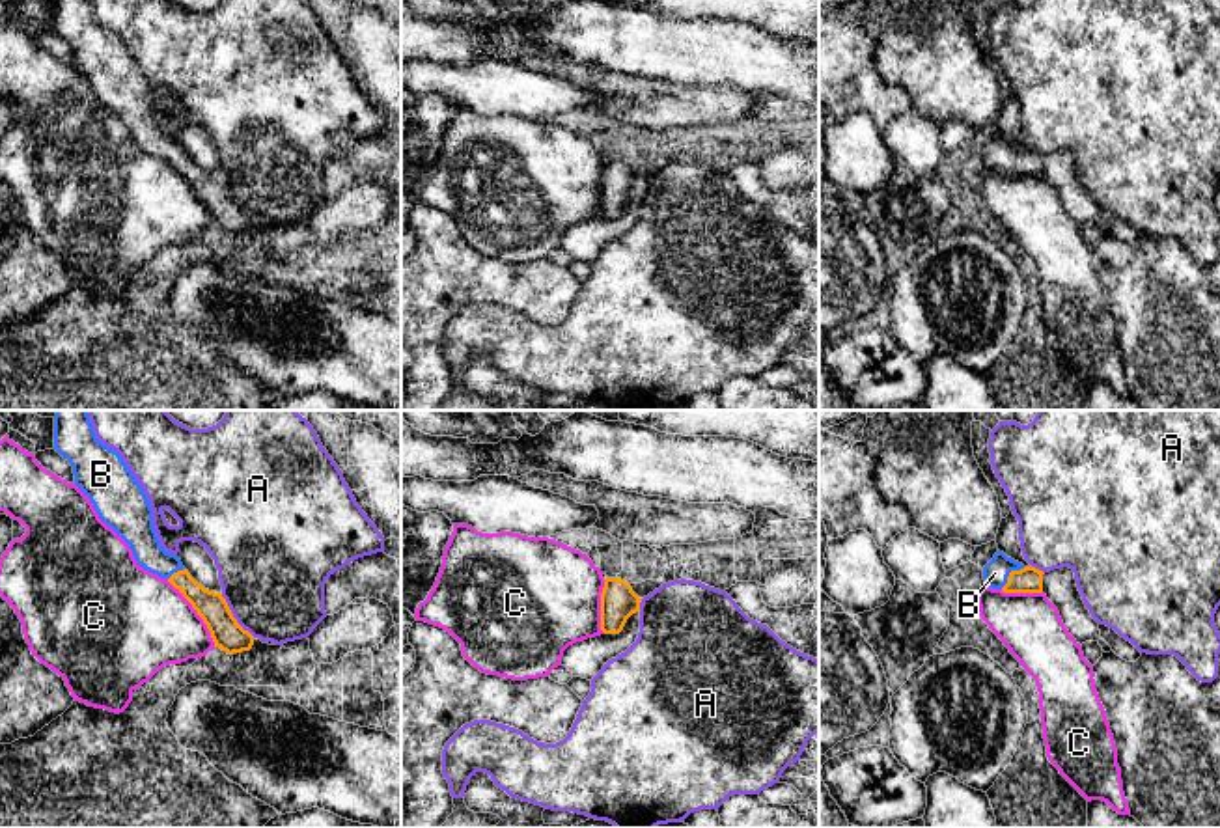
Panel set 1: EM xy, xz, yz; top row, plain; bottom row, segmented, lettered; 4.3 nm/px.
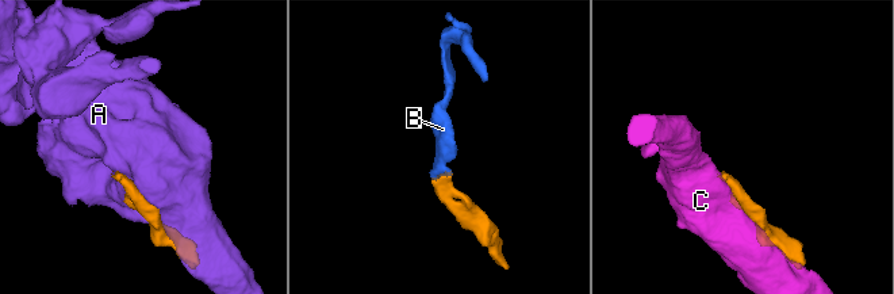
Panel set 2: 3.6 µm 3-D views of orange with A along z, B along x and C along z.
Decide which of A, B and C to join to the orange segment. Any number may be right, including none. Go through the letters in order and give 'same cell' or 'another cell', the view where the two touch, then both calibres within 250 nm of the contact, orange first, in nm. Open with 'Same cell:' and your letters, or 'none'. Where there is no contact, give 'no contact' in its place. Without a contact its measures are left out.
Same cell: B
A: another cell; meets orange in xy; 140 nm thick on the orange side, 460 nm on the other
B: same cell; meets orange in yz; 110 nm thick on the orange side, 110 nm on the other
C: another cell; meets orange in xy; 140 nm thick on the orange side, 420 nm on the other

